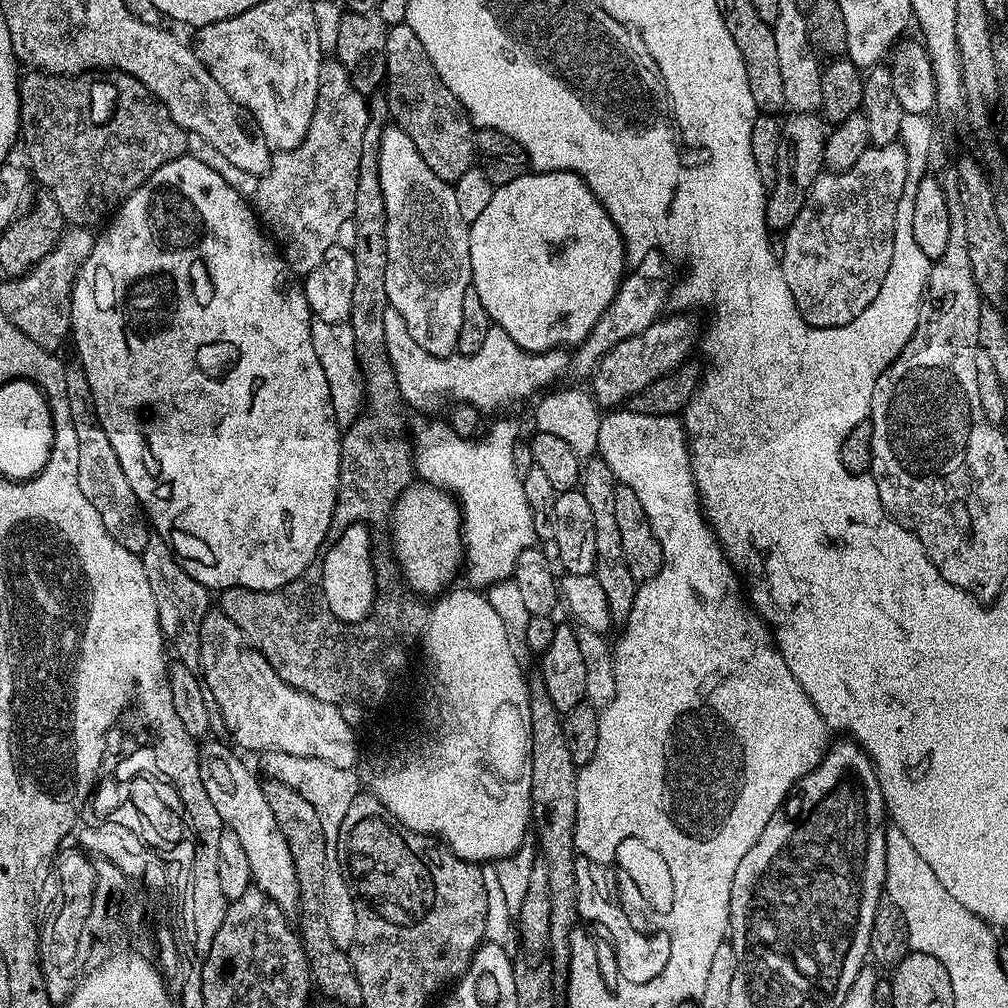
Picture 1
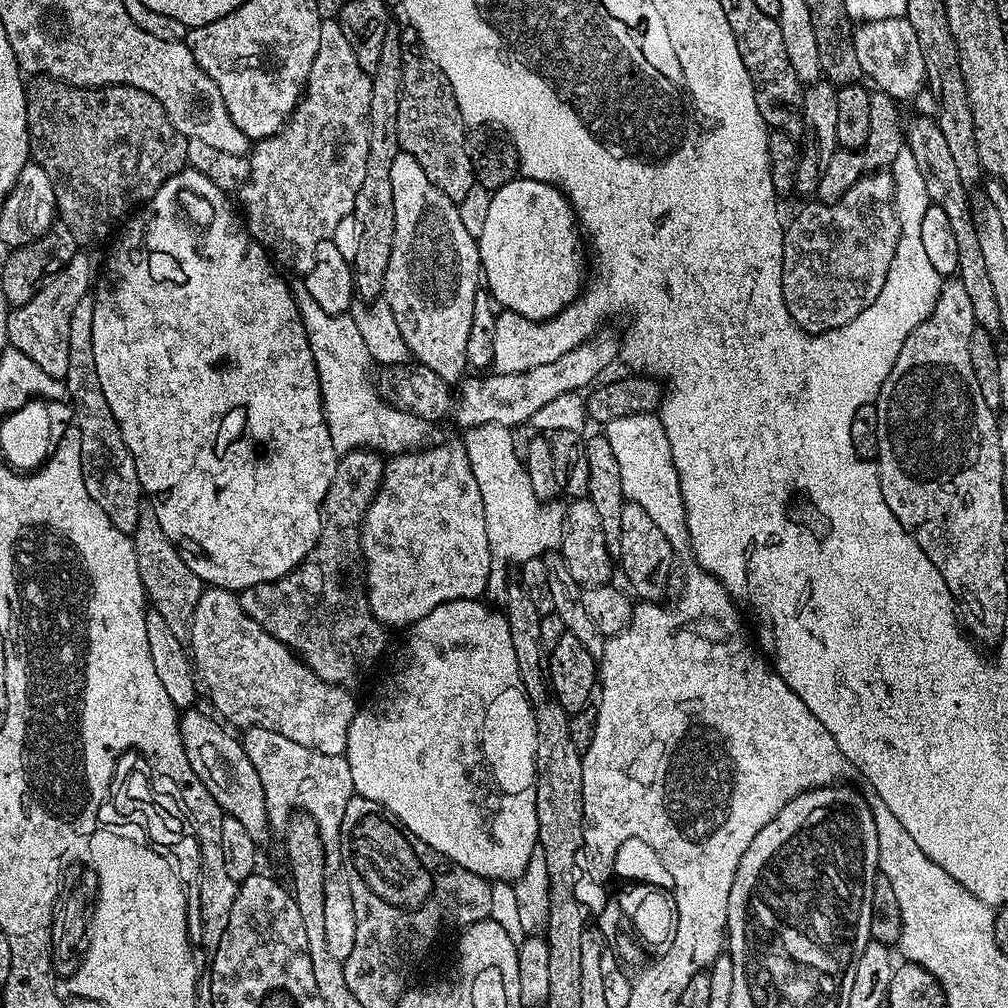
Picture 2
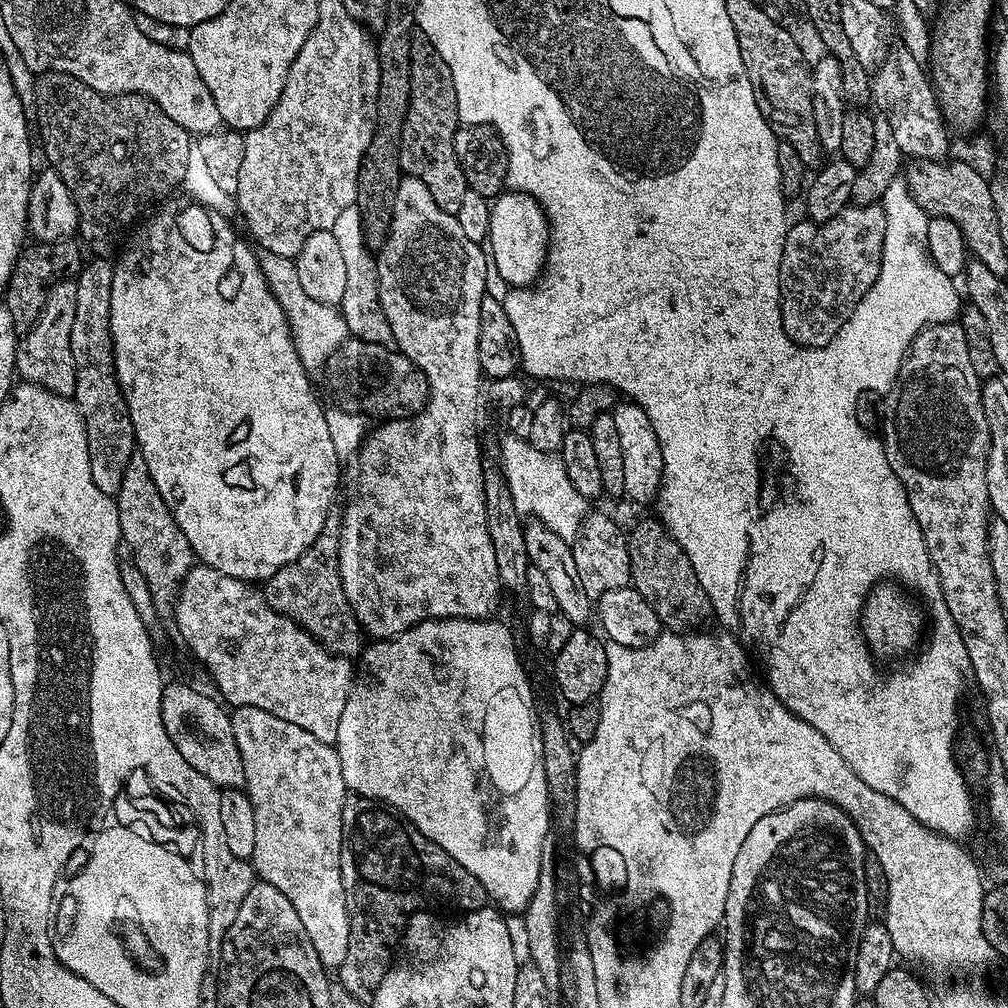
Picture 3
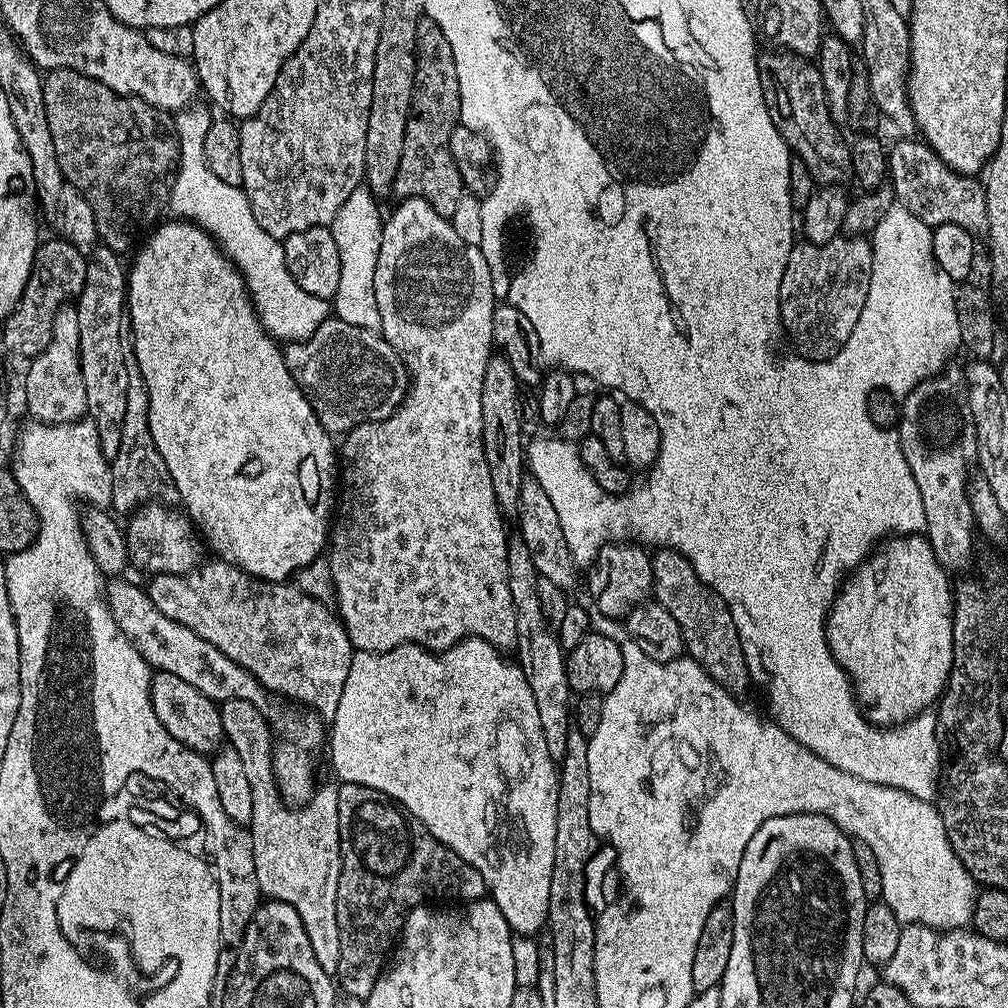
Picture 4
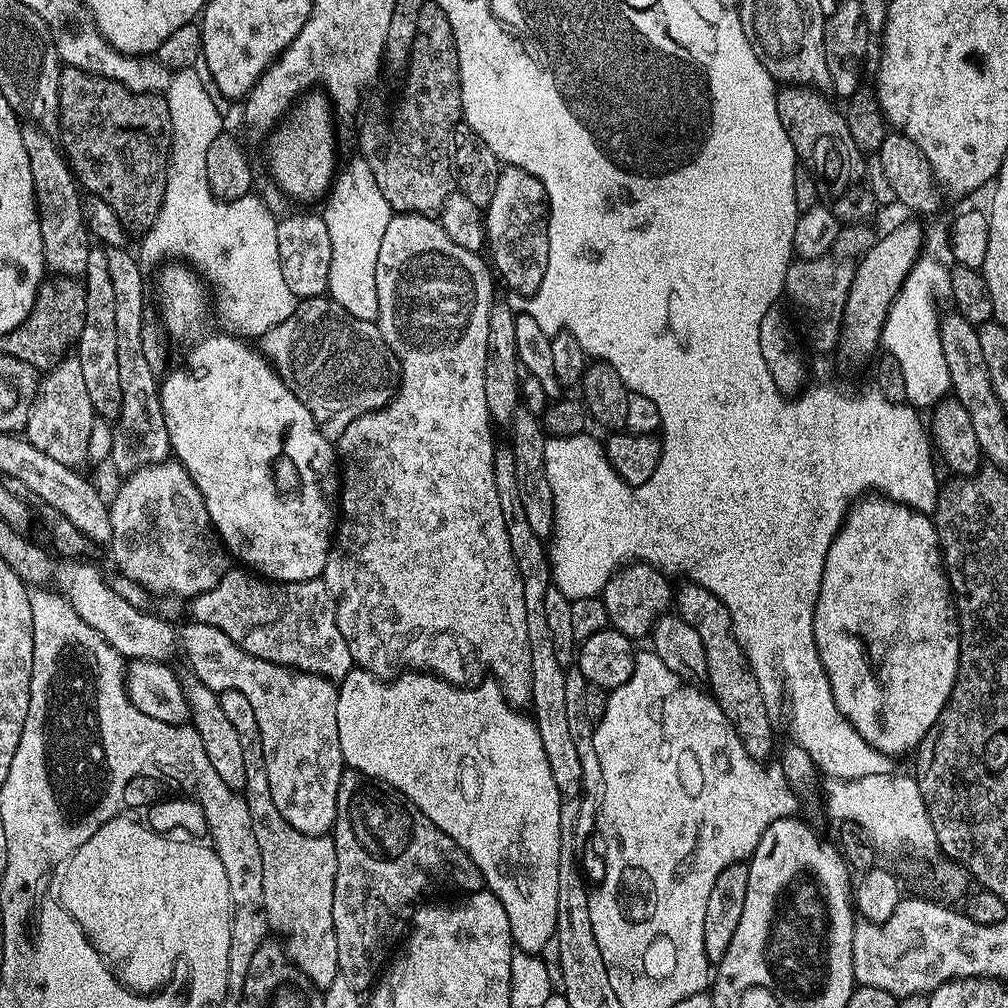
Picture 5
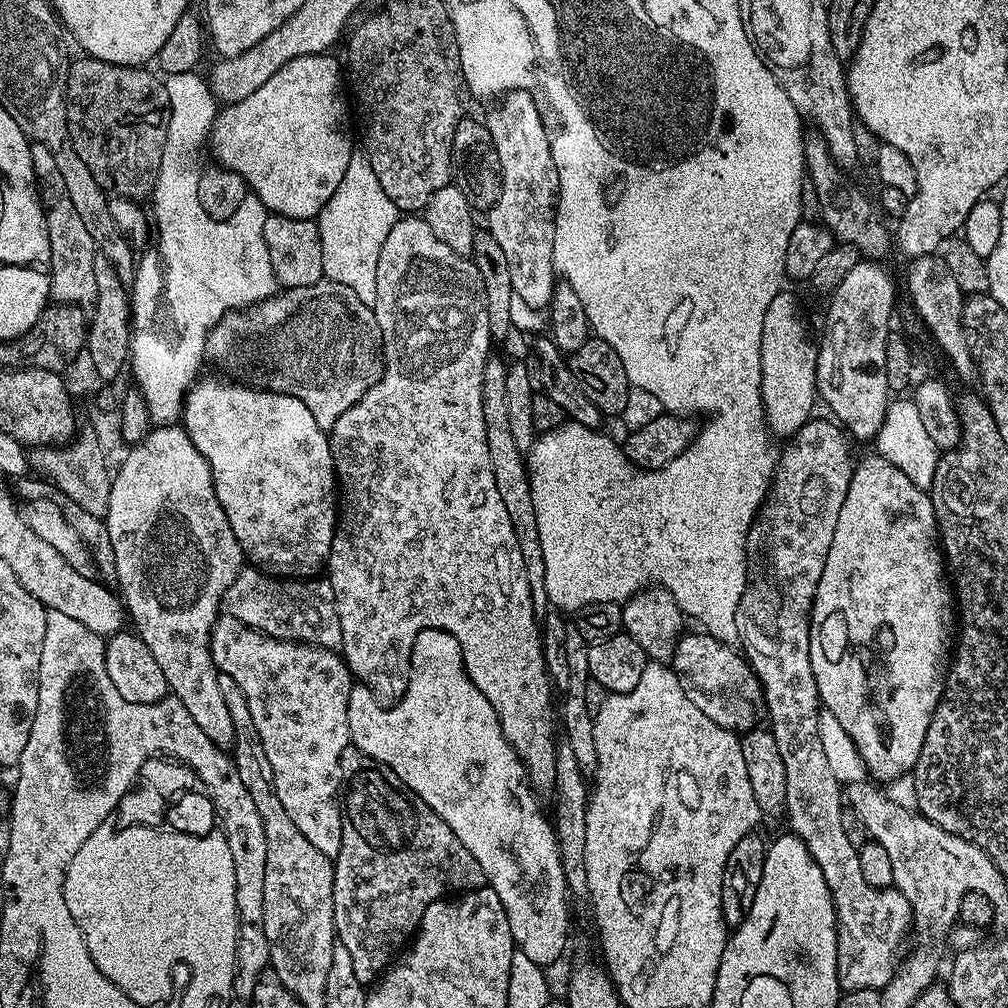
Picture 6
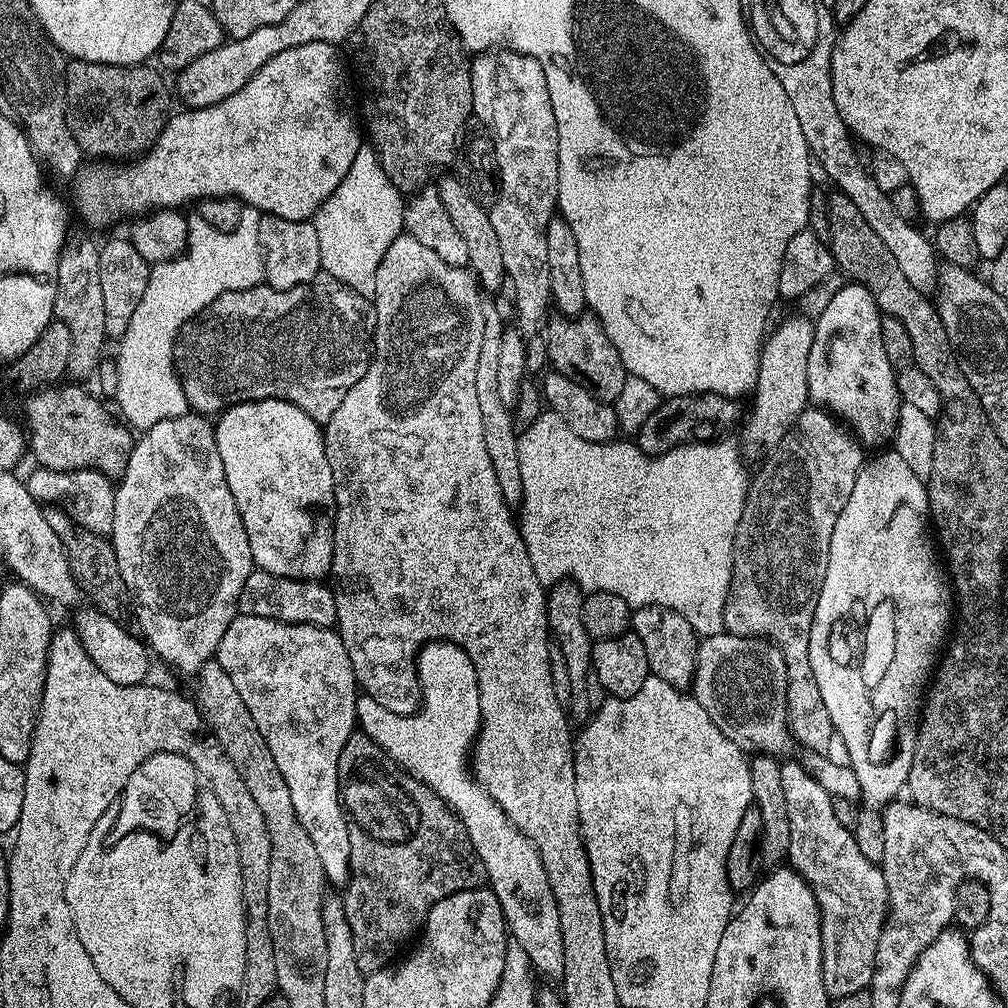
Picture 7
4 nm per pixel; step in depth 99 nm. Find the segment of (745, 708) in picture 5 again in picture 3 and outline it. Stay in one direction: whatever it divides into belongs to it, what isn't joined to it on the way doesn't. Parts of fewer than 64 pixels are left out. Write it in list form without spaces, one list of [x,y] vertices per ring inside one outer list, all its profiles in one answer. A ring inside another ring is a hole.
[[[659,519],[640,520],[633,532],[627,533],[628,553],[630,554],[630,570],[632,571],[631,587],[642,594],[654,606],[661,625],[673,632],[685,633],[699,629],[713,615],[712,603],[702,590],[702,582],[698,582],[698,574],[694,574],[694,566],[690,566],[690,558],[678,546],[678,542]]]

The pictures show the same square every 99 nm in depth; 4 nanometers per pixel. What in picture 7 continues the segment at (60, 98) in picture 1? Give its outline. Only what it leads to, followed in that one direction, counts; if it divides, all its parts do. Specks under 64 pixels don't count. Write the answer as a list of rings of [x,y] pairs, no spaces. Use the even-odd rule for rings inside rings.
[[[72,60],[65,67],[64,78],[64,120],[70,126],[70,134],[74,134],[81,153],[85,157],[92,156],[88,158],[99,158],[104,162],[124,162],[129,158],[143,156],[162,134],[173,111],[173,97],[170,95],[169,85],[168,88],[164,85],[164,76],[144,64],[91,64],[85,60]]]

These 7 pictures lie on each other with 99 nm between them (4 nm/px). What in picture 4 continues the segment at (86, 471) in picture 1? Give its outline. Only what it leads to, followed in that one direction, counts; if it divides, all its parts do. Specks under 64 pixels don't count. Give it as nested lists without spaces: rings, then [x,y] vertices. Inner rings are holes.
[[[93,247],[87,257],[86,282],[74,301],[78,310],[82,382],[86,385],[86,416],[94,422],[100,449],[109,461],[118,454],[118,442],[122,438],[122,418],[126,418],[128,389],[126,340],[125,337],[124,340],[120,337],[120,331],[125,331],[126,328],[126,264],[120,260],[123,259],[106,247]]]

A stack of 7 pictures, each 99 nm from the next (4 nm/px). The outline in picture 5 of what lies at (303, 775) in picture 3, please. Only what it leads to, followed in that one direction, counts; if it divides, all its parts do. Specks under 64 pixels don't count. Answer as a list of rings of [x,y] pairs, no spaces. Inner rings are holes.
[[[226,690],[219,693],[219,697],[226,718],[230,718],[242,742],[246,761],[246,786],[242,795],[248,803],[254,838],[258,838],[258,850],[262,854],[262,894],[269,929],[282,941],[284,953],[295,968],[302,970],[302,974],[306,974],[317,988],[329,988],[339,977],[338,942],[333,921],[335,839],[331,835],[302,834],[294,830],[282,814],[278,814],[278,806],[274,806],[274,798],[270,798],[262,738],[258,734],[258,722],[254,719],[250,698],[246,698],[246,694],[238,694],[238,690]]]

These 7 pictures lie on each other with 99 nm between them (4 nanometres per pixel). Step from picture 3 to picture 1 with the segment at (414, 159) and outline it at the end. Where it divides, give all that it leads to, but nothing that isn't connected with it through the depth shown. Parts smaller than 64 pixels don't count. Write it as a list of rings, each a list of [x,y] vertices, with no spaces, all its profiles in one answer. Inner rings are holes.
[[[407,22],[389,27],[384,53],[388,67],[388,111],[395,127],[410,134],[414,146],[418,146],[418,154],[426,158],[426,166],[430,166],[438,178],[449,182],[462,178],[476,160],[476,137],[468,111],[458,102],[450,86],[442,82],[430,54],[426,54],[426,46],[422,46],[418,34],[410,30]]]

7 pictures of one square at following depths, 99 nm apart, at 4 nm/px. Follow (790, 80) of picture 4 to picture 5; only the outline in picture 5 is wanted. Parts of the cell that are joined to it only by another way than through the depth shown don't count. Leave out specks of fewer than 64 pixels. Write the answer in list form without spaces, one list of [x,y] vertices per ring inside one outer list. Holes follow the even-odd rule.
[[[803,84],[781,87],[776,93],[778,118],[782,118],[782,126],[789,134],[796,134],[792,136],[792,144],[796,147],[797,161],[803,167],[805,164],[809,174],[816,179],[824,207],[835,214],[841,225],[863,224],[873,219],[872,211],[878,208],[874,194],[870,194],[864,165],[866,156],[848,133],[845,113],[824,96],[827,95],[823,91],[805,88]],[[796,132],[804,136],[798,136]]]

